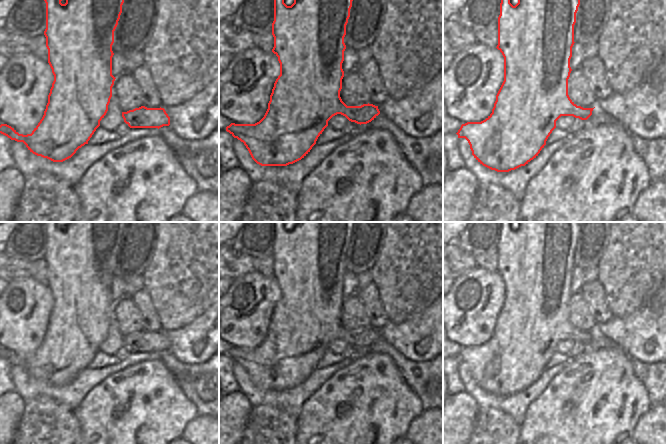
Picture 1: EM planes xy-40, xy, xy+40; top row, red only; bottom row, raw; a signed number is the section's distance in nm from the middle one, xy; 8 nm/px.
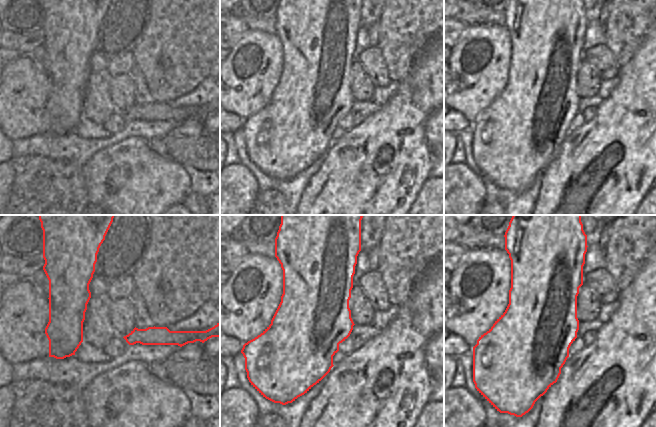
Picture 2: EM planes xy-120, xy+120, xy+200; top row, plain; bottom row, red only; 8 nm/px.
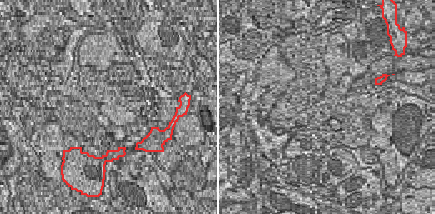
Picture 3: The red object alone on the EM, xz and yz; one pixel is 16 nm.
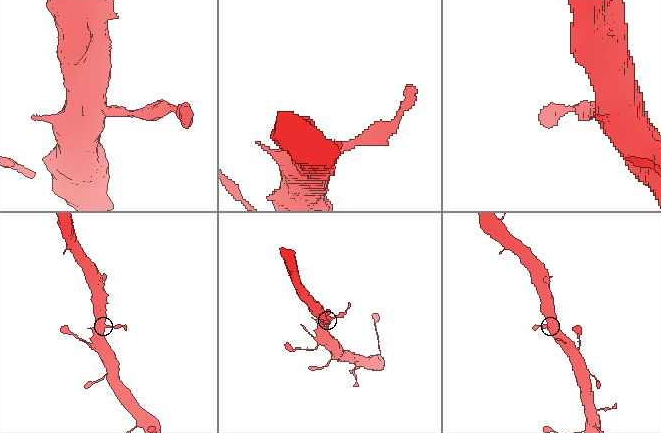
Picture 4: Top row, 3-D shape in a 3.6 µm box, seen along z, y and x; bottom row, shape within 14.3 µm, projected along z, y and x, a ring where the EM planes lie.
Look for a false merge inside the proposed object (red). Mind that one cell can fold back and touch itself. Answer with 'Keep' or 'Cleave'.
Keep

